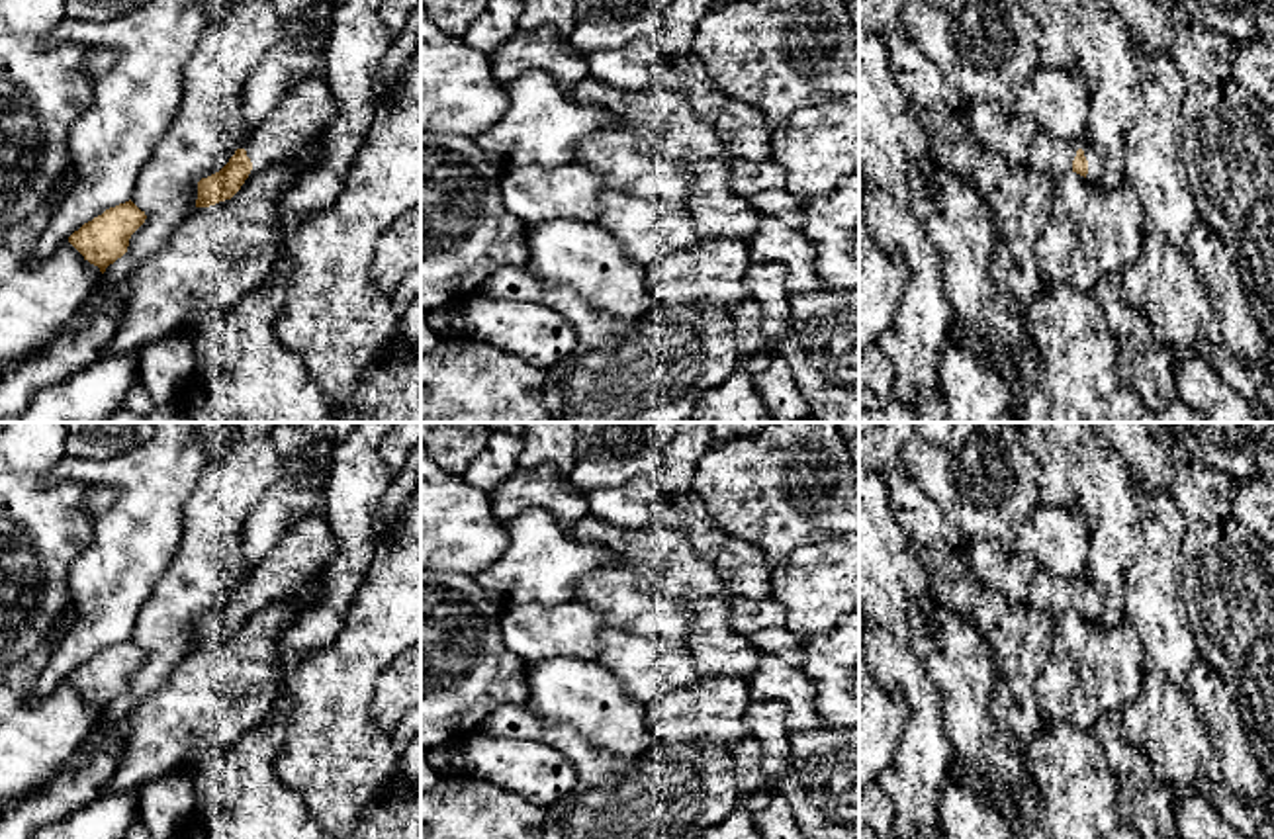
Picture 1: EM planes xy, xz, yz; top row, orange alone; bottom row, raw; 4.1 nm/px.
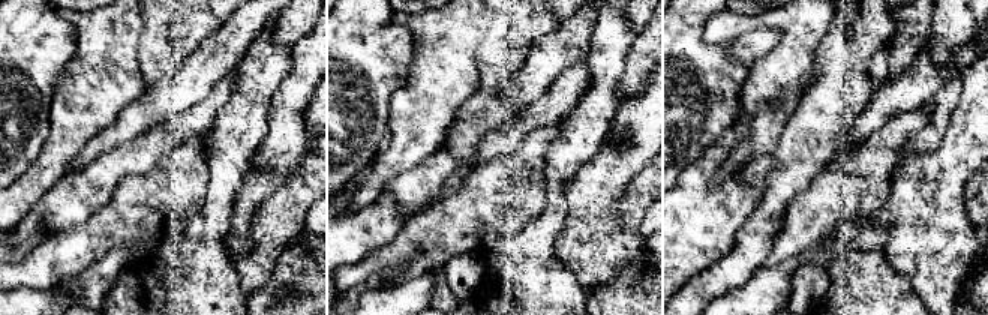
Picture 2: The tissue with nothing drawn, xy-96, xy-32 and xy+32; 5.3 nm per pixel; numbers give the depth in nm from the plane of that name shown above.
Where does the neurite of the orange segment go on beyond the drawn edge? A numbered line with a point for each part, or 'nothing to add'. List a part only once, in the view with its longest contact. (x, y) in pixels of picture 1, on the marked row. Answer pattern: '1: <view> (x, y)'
1: yz (1049, 155)

